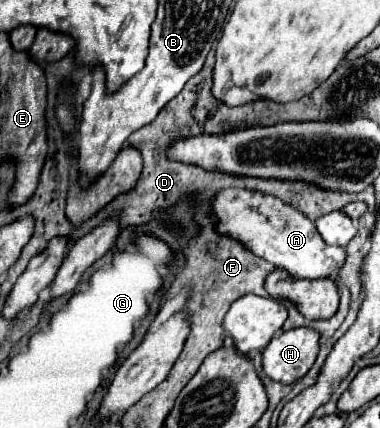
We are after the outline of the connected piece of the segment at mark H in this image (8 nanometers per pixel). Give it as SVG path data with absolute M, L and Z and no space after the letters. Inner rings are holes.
M309 327L283 331L263 349L263 371L281 383L299 381L315 363L319 333Z

